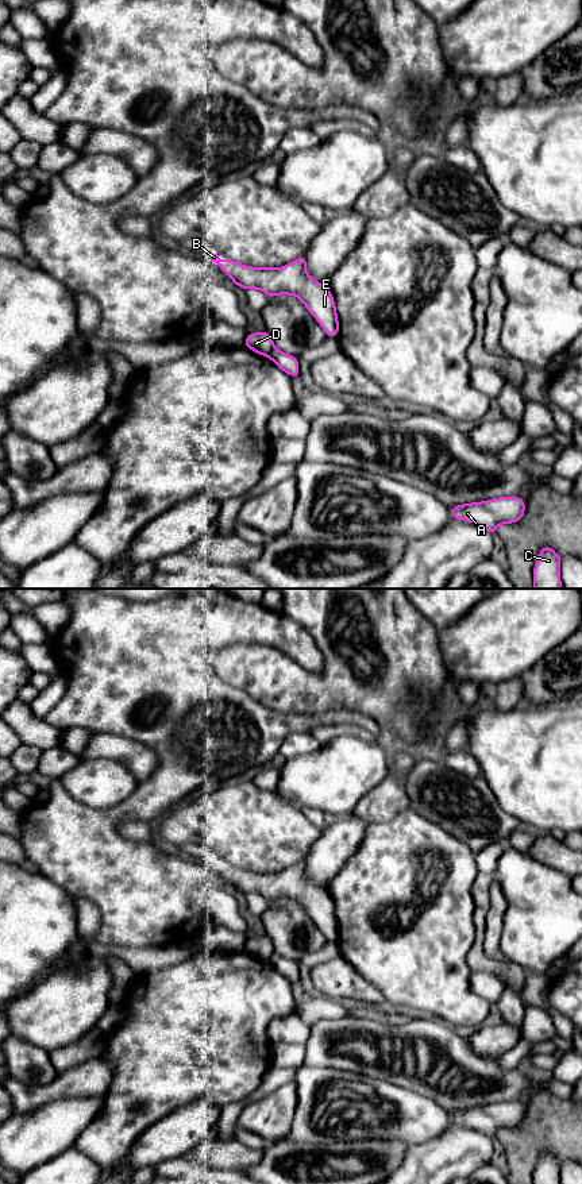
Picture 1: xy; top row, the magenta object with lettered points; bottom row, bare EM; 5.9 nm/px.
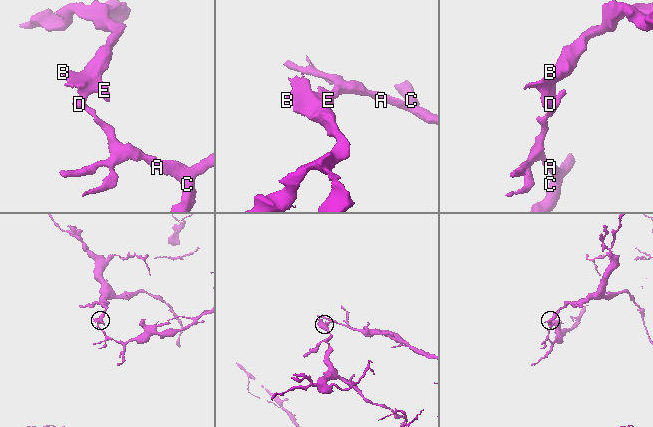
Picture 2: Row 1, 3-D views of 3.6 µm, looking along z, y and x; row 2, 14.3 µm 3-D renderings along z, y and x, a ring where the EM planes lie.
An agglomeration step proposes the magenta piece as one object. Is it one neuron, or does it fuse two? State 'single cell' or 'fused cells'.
fused cells

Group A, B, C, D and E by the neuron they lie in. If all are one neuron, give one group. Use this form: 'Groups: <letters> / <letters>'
Groups: A C / B D E

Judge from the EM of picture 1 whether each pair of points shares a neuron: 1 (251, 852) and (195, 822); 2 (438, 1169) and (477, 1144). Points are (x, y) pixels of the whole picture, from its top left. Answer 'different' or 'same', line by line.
1: same
2: same

